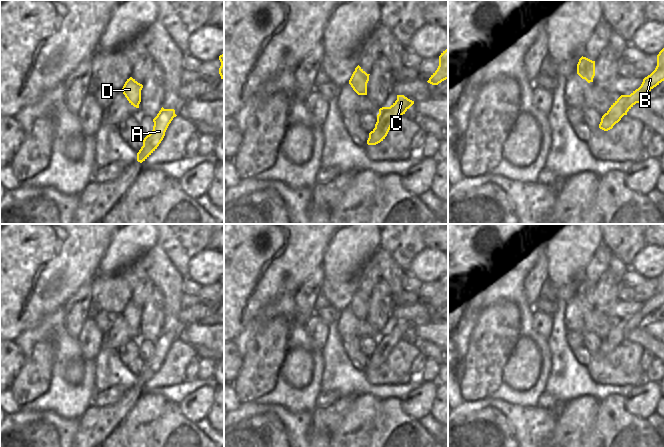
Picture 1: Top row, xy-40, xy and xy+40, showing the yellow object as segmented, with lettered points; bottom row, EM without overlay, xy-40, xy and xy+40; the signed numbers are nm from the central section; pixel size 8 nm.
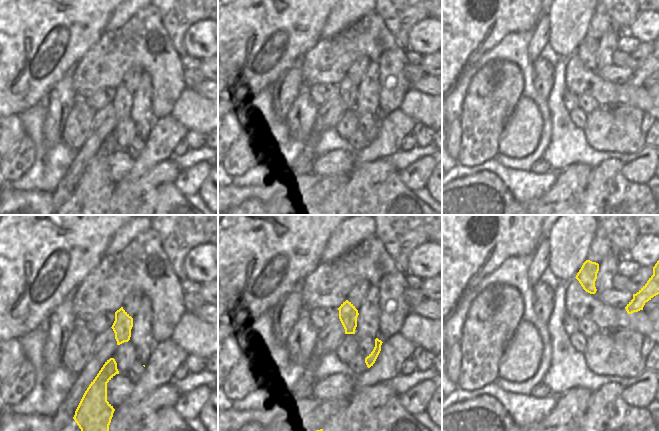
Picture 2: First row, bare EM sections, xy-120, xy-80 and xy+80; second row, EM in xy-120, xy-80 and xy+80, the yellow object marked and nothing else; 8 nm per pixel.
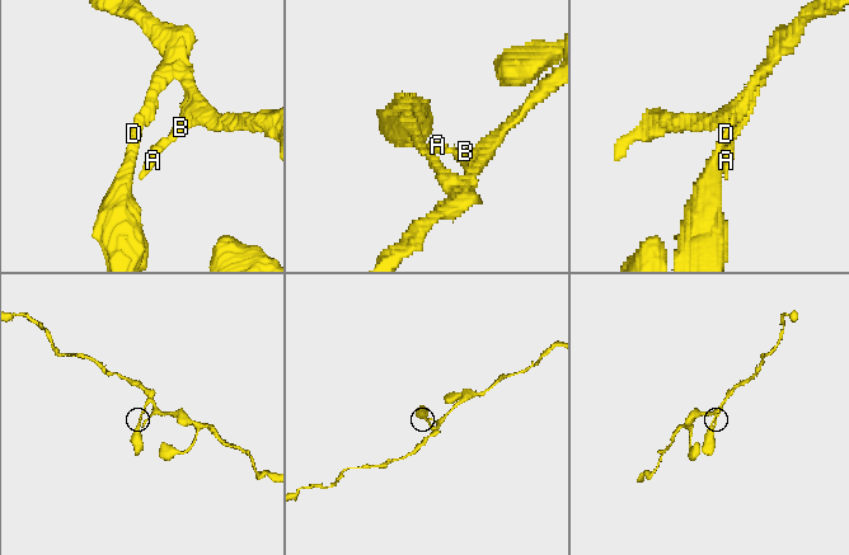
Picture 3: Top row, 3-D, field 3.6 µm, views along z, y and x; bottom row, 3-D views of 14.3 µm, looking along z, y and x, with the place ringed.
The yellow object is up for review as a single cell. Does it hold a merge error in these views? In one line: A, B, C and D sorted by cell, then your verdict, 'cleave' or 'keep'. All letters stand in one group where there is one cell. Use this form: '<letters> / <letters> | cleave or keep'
A B C D | keep

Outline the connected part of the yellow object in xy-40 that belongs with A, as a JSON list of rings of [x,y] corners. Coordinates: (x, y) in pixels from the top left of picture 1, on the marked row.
[[[163,107],[153,119],[153,130],[144,138],[143,146],[137,153],[137,161],[142,163],[145,161],[159,146],[165,136],[165,132],[173,120],[175,114],[174,109],[164,109]]]

